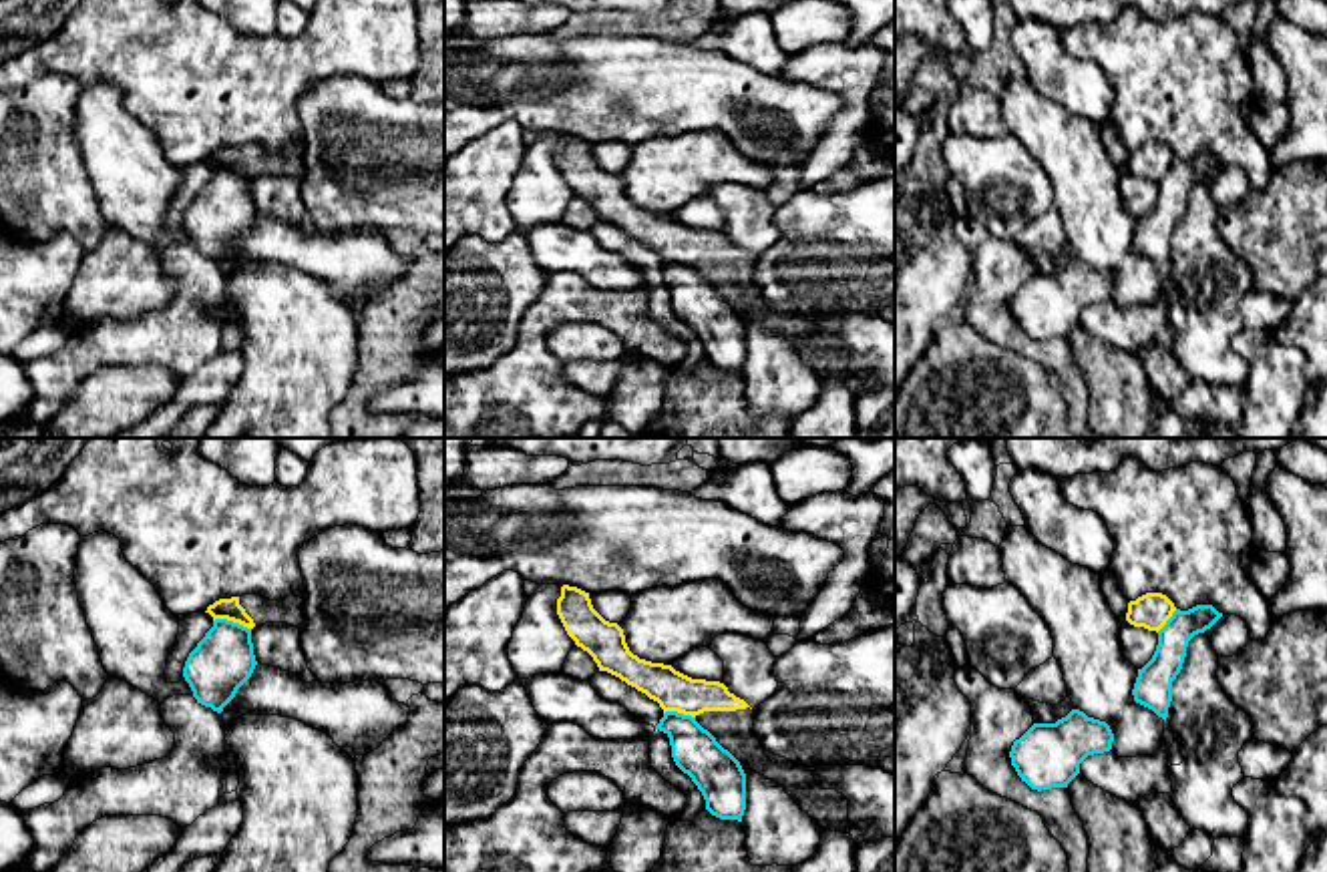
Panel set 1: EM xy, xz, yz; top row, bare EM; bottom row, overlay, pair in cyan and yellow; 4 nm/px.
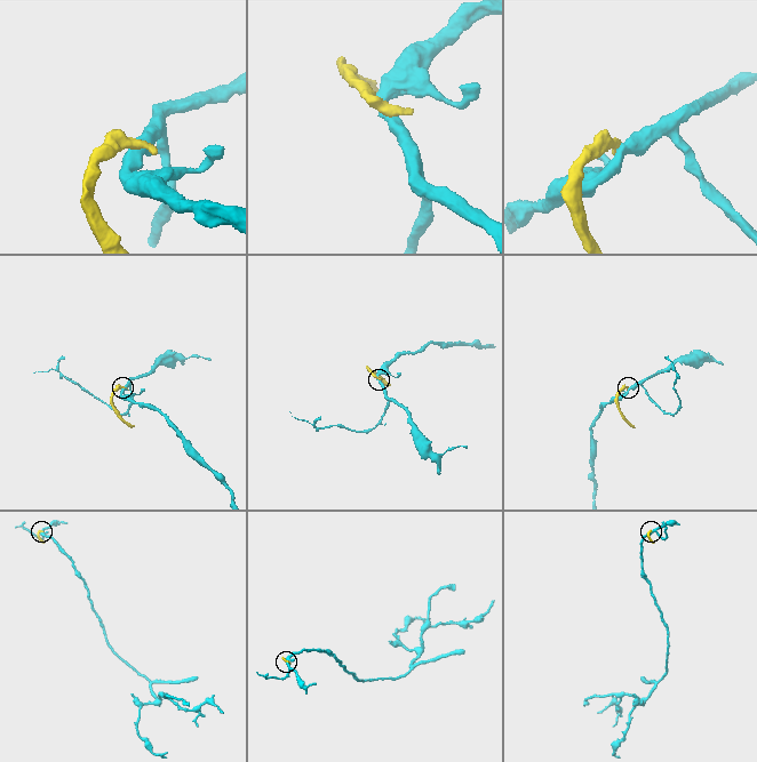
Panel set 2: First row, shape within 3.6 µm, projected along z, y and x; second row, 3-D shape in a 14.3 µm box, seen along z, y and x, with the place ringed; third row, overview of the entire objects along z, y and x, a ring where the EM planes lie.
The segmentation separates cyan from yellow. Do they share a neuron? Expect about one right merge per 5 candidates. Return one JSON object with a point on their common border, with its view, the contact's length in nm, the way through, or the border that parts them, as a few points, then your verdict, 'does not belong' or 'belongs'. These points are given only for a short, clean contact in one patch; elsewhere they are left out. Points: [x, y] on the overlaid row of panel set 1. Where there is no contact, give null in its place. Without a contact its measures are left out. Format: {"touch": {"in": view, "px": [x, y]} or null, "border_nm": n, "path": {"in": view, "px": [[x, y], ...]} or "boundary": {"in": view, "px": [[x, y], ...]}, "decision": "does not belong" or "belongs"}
{"touch": {"in": "xy", "px": [232, 621]}, "border_nm": 160, "boundary": {"in": "xy", "px": [[214, 619], [232, 619], [250, 629]]}, "decision": "does not belong"}

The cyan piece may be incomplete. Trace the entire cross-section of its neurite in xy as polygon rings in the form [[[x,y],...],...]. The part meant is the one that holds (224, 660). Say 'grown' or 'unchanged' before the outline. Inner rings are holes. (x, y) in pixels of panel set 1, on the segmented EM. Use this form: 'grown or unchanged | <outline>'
unchanged | [[[215,619],[213,627],[189,653],[183,677],[197,703],[221,713],[251,677],[255,665],[251,629]]]

